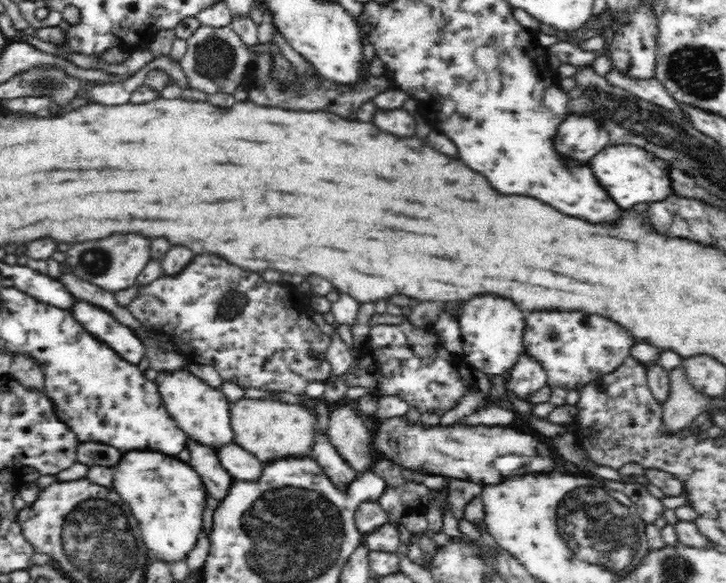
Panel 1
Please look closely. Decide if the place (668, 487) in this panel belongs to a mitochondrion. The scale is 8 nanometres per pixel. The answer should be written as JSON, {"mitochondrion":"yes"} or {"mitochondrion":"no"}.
{"mitochondrion":"no"}

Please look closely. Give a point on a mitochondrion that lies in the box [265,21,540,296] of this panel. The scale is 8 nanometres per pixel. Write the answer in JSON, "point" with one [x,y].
{"point":[283,84]}

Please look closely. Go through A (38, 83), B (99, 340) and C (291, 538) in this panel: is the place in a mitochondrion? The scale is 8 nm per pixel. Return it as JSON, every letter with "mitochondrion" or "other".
{"A":"mitochondrion","B":"other","C":"mitochondrion"}

